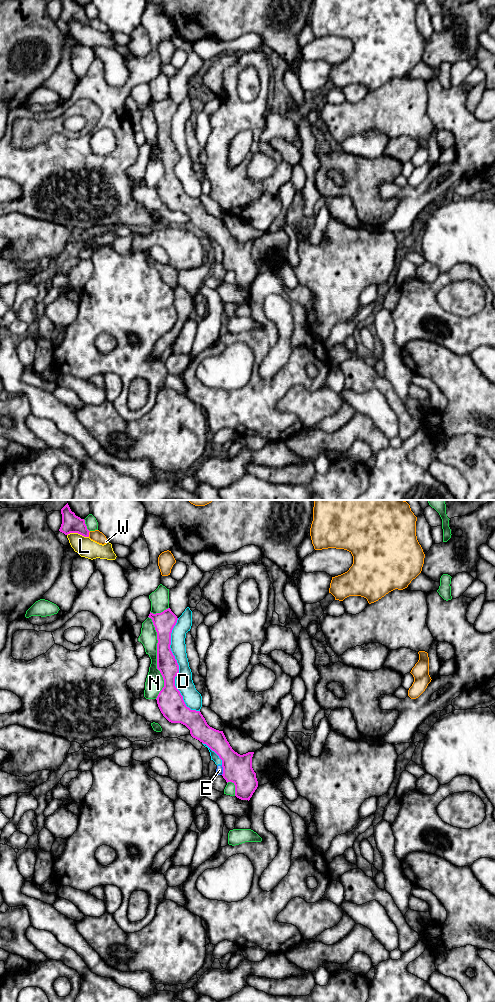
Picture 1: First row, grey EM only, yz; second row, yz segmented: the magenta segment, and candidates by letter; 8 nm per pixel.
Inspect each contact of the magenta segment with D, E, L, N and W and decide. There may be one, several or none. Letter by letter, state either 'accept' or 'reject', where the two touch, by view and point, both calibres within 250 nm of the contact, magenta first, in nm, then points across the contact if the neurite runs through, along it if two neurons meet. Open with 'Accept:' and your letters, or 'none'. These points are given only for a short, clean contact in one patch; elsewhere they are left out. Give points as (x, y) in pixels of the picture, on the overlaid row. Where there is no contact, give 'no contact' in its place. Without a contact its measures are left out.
Accept: none
D: reject; meets magenta in yz at (178, 668); 190 nm thick on the magenta side, 140 nm on the other
E: reject; meets magenta in yz at (223, 770); 220 nm thick on the magenta side, 60 nm on the other
L: reject; meets magenta in yz at (78, 533); 150 nm thick on the magenta side, 160 nm on the other
N: reject; meets magenta in yz at (157, 657); 160 nm thick on the magenta side, 150 nm on the other
W: reject; meets magenta in yz at (88, 534); 150 nm thick on the magenta side, 90 nm on the other

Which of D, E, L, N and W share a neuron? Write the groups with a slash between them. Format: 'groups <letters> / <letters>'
groups D E / L / N / W

